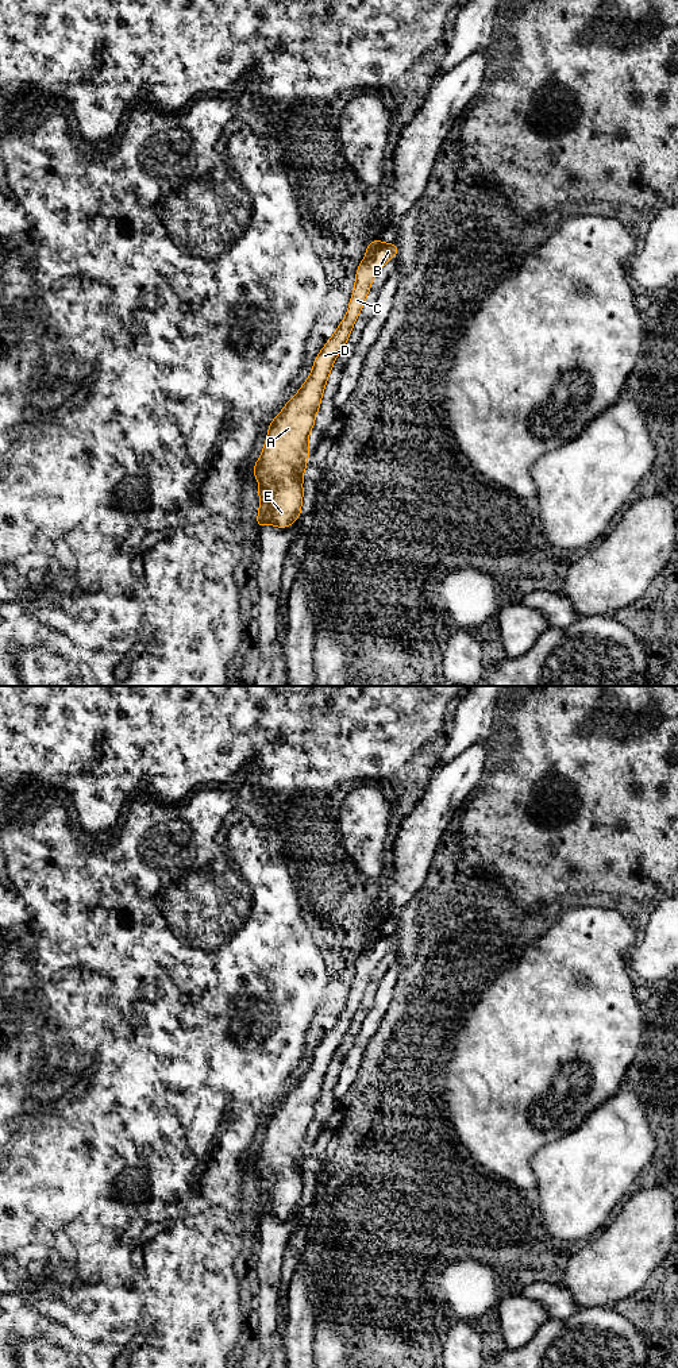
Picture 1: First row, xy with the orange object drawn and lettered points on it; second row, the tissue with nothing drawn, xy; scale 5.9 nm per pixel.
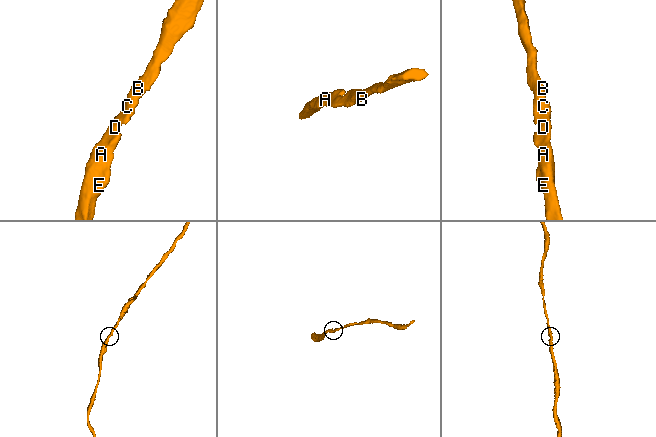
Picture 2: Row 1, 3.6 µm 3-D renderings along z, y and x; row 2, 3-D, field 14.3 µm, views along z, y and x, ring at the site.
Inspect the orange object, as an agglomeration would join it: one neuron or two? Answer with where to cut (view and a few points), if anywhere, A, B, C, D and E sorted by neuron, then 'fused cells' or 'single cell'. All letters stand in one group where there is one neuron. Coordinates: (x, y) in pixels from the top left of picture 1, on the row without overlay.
no cut; A B C D E; single cell

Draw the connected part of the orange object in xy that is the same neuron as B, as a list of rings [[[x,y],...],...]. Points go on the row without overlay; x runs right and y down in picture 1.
[[[380,930],[369,933],[366,947],[355,964],[346,1007],[316,1047],[308,1071],[269,1114],[263,1141],[253,1159],[253,1167],[259,1175],[259,1203],[255,1214],[258,1221],[266,1215],[284,1221],[301,1207],[304,1161],[311,1141],[308,1128],[315,1118],[327,1071],[335,1051],[347,1036],[374,968],[397,947],[397,935],[382,935]]]

